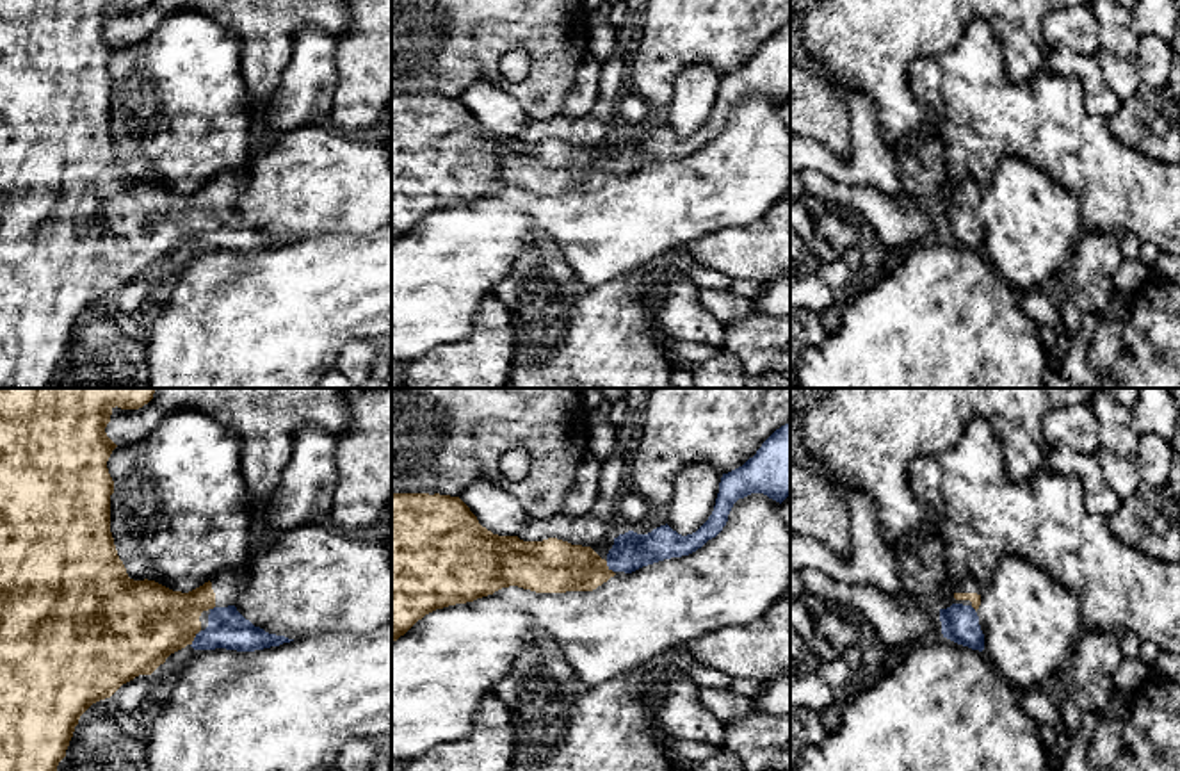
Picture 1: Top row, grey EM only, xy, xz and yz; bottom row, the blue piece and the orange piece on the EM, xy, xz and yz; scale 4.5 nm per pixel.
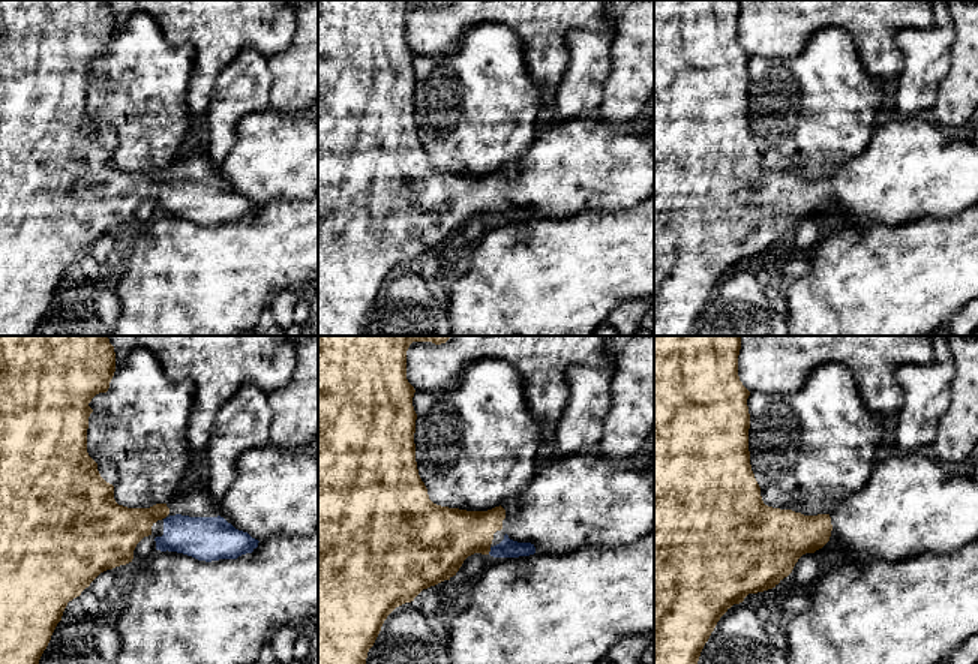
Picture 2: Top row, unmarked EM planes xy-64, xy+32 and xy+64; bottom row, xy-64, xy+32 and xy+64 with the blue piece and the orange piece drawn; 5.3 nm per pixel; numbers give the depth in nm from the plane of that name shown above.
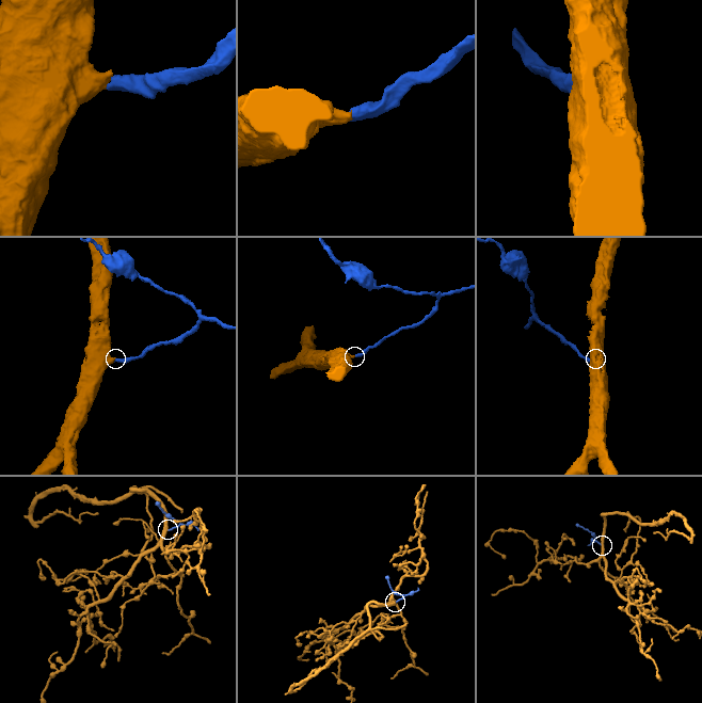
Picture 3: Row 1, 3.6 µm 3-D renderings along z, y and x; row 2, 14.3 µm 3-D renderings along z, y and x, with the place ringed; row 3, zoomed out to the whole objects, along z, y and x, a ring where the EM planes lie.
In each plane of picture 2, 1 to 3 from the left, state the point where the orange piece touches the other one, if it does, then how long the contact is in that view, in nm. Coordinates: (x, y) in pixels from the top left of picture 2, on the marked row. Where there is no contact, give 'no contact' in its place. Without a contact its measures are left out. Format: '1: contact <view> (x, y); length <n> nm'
1: no contact
2: contact xy+32 (491, 550); length 40 nm
3: no contact

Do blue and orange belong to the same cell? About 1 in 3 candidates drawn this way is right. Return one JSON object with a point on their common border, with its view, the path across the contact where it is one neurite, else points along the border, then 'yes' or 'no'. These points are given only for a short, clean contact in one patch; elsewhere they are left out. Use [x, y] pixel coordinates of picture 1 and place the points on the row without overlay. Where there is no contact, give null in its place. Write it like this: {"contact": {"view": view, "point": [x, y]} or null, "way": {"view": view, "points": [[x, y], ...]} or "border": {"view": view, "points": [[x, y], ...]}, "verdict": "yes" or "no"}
{"contact": {"view": "xz", "point": [607, 166]}, "way": {"view": "xz", "points": [[630, 152], [607, 166], [552, 166]]}, "verdict": "yes"}

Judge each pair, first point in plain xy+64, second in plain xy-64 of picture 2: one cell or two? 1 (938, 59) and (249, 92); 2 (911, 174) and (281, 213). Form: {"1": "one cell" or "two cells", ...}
{"1": "one cell", "2": "two cells"}

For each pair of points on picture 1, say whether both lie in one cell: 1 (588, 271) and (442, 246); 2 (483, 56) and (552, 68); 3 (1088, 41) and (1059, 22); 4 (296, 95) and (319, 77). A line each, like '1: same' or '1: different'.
1: same
2: same
3: same
4: same

